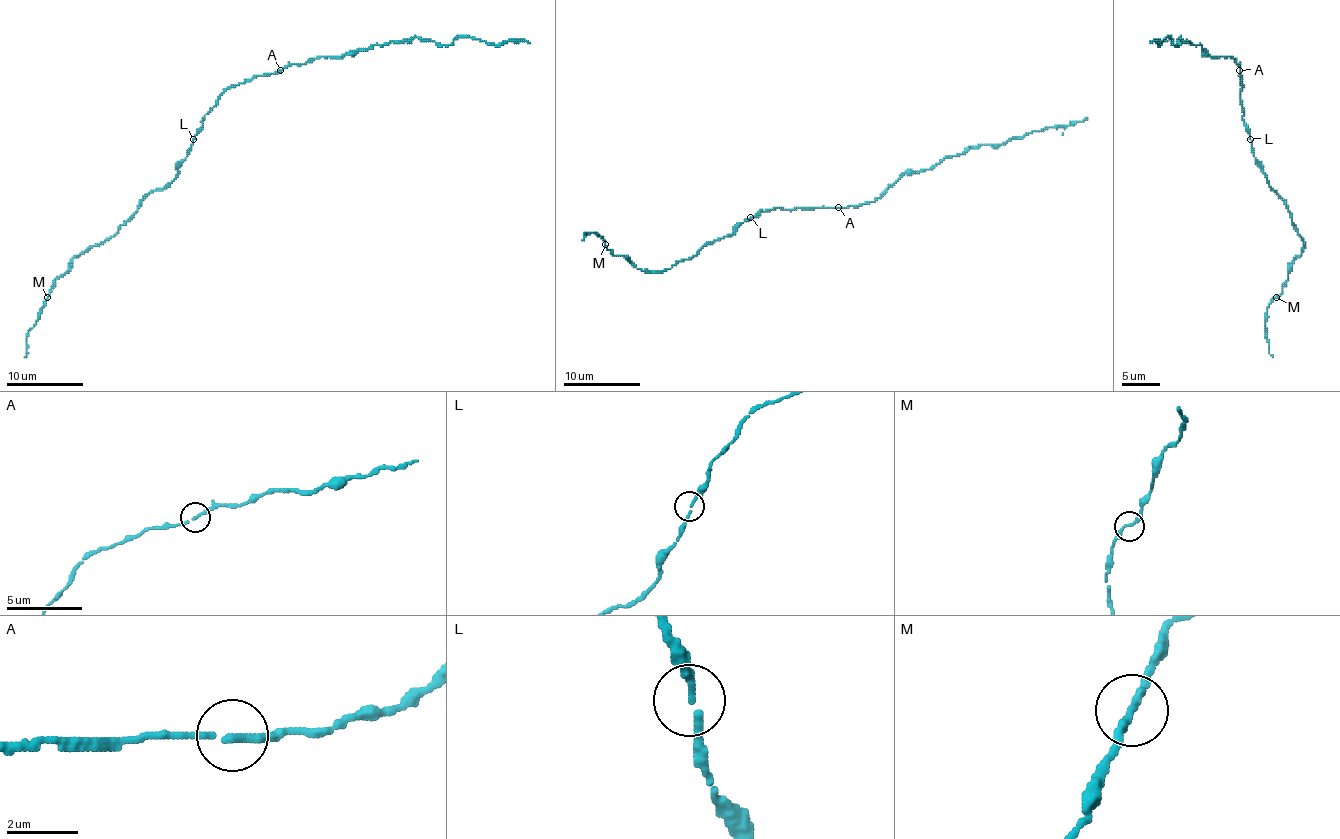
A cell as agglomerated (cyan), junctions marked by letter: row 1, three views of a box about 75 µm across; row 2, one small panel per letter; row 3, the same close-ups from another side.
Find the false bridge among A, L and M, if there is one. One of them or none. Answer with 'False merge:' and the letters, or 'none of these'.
False merge: none of these

